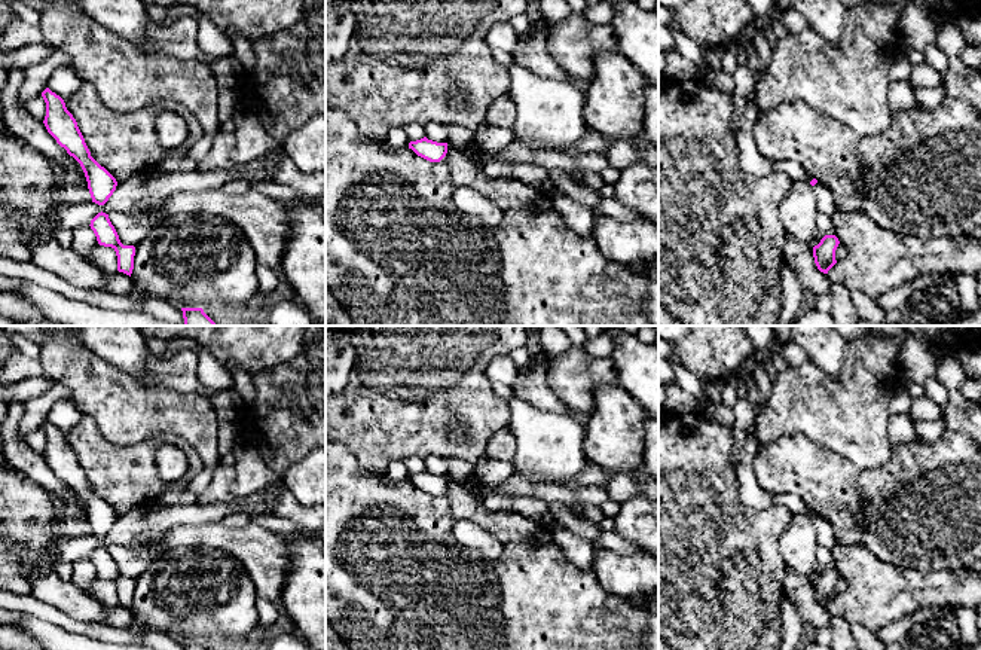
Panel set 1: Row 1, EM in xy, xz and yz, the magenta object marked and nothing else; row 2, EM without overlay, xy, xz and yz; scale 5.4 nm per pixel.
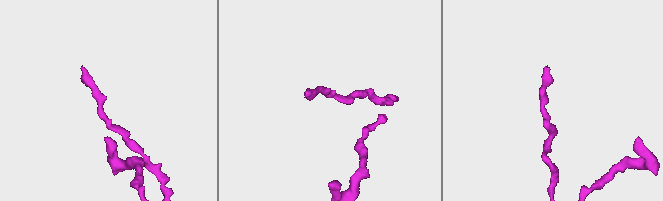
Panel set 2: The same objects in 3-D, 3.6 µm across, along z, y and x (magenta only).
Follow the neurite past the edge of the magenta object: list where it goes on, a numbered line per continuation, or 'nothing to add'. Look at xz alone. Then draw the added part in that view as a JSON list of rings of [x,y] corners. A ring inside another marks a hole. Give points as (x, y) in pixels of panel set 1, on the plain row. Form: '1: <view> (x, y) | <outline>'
nothing to add

